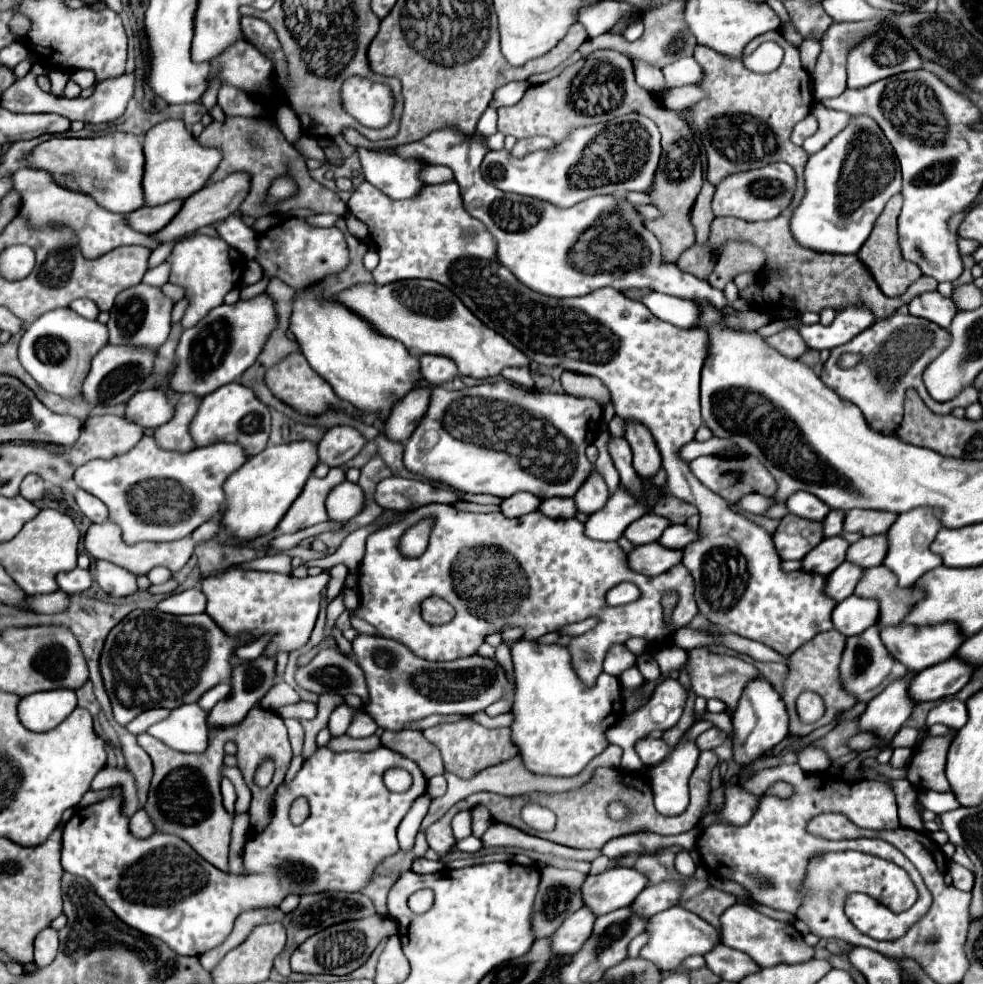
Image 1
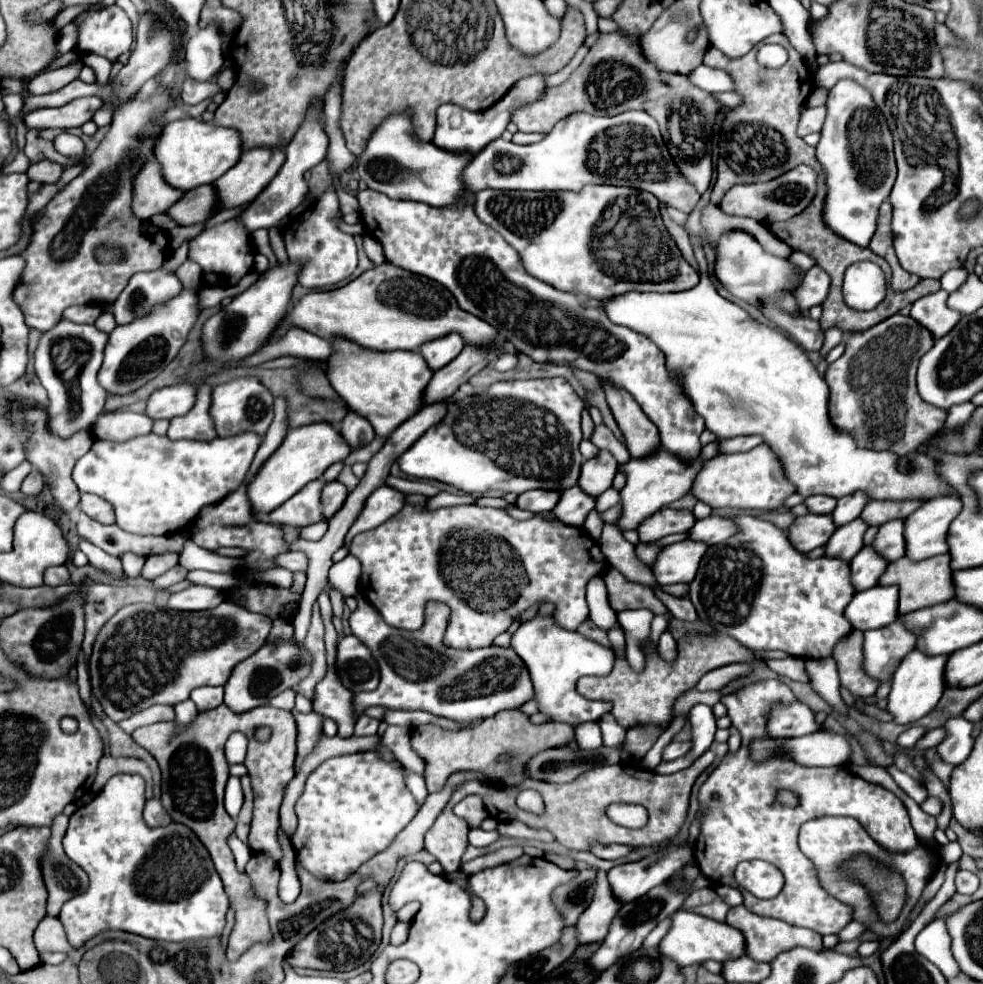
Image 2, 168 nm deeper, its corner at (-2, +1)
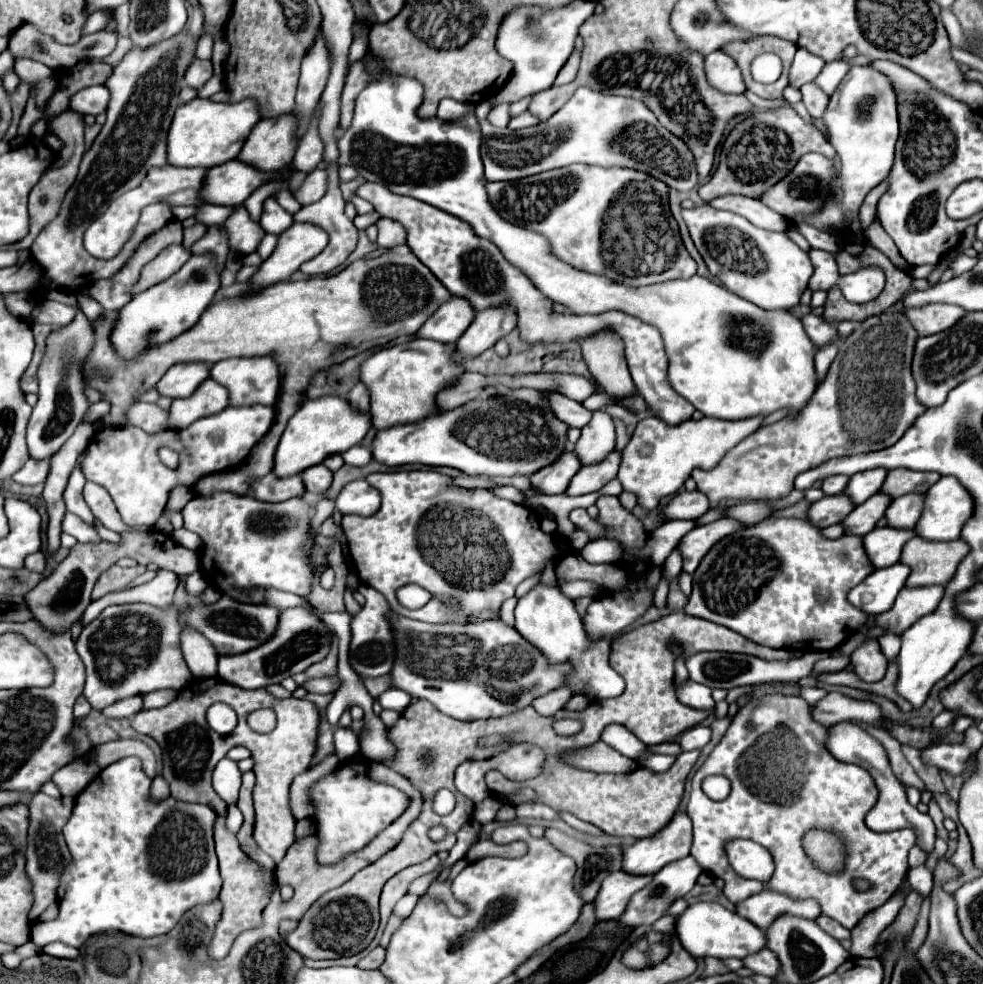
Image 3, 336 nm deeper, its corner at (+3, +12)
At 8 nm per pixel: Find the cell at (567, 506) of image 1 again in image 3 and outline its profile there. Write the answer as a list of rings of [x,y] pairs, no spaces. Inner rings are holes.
[[[612,450],[604,460],[596,462],[596,464],[582,466],[578,470],[578,474],[572,478],[566,494],[580,496],[580,494],[588,494],[588,492],[600,490],[606,482],[616,478],[618,468],[620,468],[620,458],[622,458],[620,452]]]

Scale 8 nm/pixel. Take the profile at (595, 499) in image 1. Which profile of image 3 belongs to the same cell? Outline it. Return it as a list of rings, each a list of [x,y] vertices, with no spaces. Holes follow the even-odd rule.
[[[598,410],[592,414],[592,420],[582,428],[582,436],[576,442],[574,450],[578,452],[582,464],[594,464],[602,460],[610,450],[614,450],[614,422],[612,418]]]

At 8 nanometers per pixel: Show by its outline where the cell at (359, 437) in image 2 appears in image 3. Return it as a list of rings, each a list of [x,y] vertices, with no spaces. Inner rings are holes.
[[[358,382],[358,384],[350,390],[348,400],[350,400],[350,404],[352,404],[354,408],[360,408],[362,412],[370,408],[370,392],[368,392],[368,388],[366,388],[362,382]]]

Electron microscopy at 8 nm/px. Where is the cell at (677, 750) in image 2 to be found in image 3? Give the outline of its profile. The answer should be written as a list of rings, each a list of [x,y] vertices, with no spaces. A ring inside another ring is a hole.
[[[694,726],[680,736],[682,750],[702,750],[712,738],[710,726]]]

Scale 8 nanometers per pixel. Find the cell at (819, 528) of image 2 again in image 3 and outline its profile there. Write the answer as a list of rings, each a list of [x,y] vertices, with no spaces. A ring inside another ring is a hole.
[[[846,494],[824,496],[822,500],[818,500],[810,506],[808,520],[812,520],[820,528],[826,528],[830,524],[842,522],[852,510],[854,510],[854,502]]]

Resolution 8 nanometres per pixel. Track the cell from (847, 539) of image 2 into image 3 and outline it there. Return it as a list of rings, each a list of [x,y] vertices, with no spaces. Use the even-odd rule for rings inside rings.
[[[884,492],[874,494],[864,504],[858,504],[842,522],[846,526],[846,534],[866,536],[870,530],[876,528],[876,522],[884,518],[886,508],[892,504],[892,498]]]

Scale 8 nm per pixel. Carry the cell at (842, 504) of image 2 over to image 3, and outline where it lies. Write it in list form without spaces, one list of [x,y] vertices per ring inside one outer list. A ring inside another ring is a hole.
[[[874,468],[874,470],[858,472],[858,474],[850,476],[850,482],[848,482],[844,492],[854,500],[854,504],[862,504],[882,488],[886,474],[888,474],[886,468]]]

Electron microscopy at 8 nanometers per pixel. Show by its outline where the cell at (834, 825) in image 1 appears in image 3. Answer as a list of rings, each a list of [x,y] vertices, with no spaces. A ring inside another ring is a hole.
[[[812,830],[804,838],[806,852],[810,858],[826,872],[838,872],[844,862],[844,846],[834,834],[824,834],[822,830]]]

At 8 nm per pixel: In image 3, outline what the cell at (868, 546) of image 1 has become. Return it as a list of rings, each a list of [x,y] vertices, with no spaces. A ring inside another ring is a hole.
[[[918,492],[896,498],[886,510],[888,524],[894,528],[914,528],[922,514],[924,500],[926,500],[926,494],[918,494]]]

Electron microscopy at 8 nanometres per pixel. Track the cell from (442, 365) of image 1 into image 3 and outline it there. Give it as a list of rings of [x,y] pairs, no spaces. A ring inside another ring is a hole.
[[[452,296],[428,318],[426,326],[418,330],[418,338],[430,338],[444,344],[456,342],[466,332],[466,326],[470,326],[474,320],[474,314],[476,310],[466,298]]]

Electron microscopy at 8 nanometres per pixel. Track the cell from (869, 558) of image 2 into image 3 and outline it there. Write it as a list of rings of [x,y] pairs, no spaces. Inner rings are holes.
[[[874,528],[870,534],[864,536],[864,548],[874,564],[874,568],[886,568],[900,560],[904,544],[916,536],[916,530],[902,530],[902,528]]]

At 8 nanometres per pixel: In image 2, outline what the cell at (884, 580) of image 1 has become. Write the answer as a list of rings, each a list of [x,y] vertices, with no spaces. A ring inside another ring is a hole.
[[[949,555],[929,557],[923,561],[907,561],[907,557],[901,557],[899,561],[893,561],[887,565],[885,573],[879,577],[879,585],[897,585],[899,587],[899,613],[911,613],[923,607],[933,607],[937,603],[945,603],[951,599],[951,567],[949,567]]]

